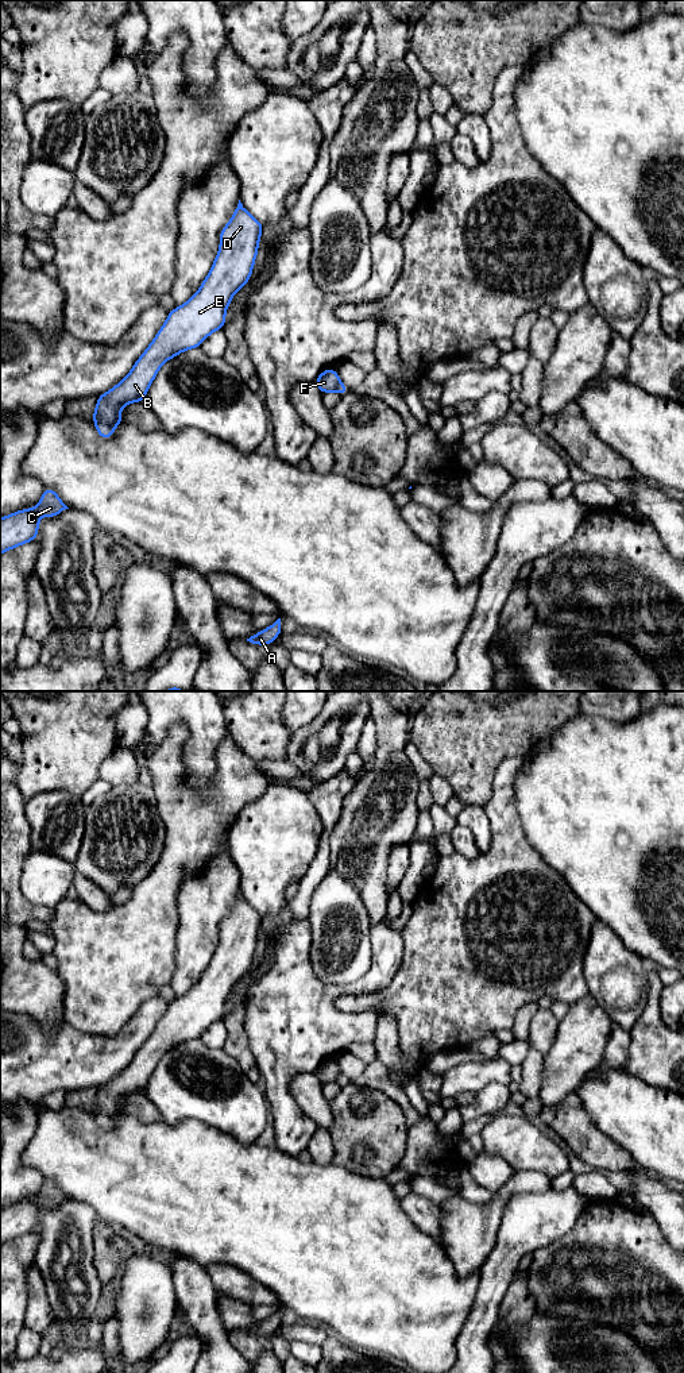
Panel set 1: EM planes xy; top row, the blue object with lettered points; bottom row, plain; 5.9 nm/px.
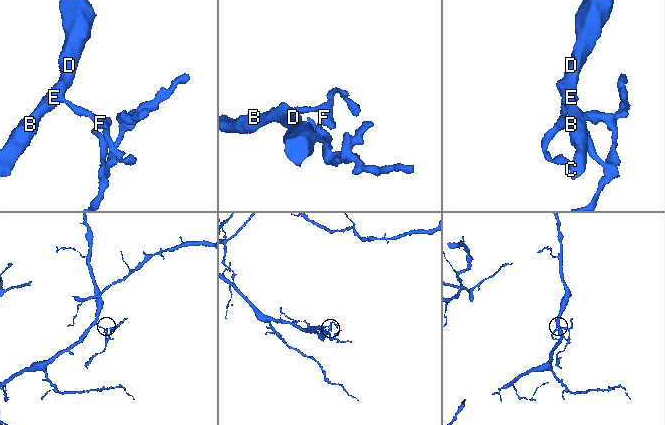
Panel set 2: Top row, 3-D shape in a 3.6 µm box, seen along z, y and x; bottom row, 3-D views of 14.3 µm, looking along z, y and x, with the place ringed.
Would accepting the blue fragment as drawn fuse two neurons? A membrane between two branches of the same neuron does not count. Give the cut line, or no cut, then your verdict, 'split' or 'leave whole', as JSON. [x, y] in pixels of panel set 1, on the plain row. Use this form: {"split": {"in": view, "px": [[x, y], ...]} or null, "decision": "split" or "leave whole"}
{"split": {"in": "xy", "px": [[340, 1073], [335, 1080]]}, "decision": "split"}

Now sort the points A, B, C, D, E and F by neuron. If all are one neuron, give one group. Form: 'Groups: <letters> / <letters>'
Groups: A F / B C D E

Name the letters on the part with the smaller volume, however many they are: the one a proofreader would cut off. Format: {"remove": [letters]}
{"remove": ["A", "F"]}

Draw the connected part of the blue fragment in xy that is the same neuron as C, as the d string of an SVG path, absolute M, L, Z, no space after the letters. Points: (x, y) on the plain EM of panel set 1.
M45 1179L36 1199L22 1200L0 1210L0 1246L35 1231L40 1207L54 1208L65 1200L69 1199L61 1192L57 1184L50 1179Z

